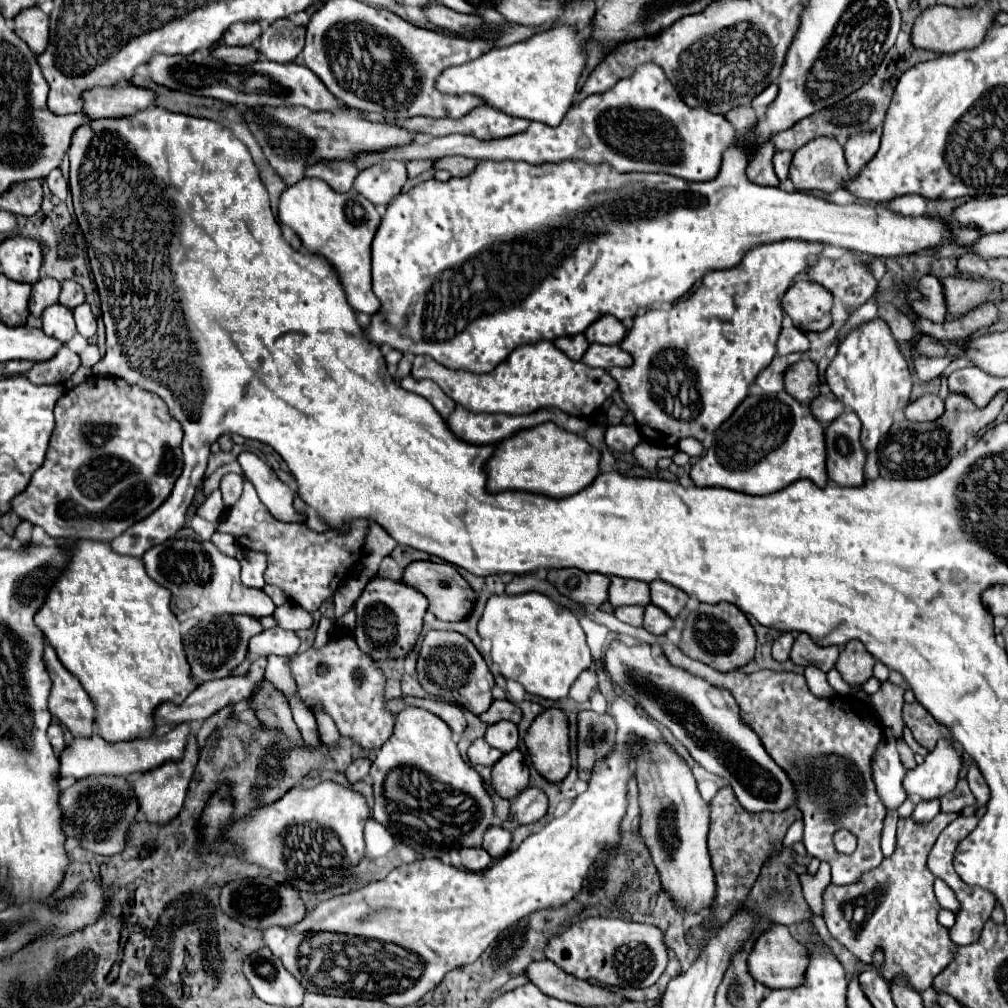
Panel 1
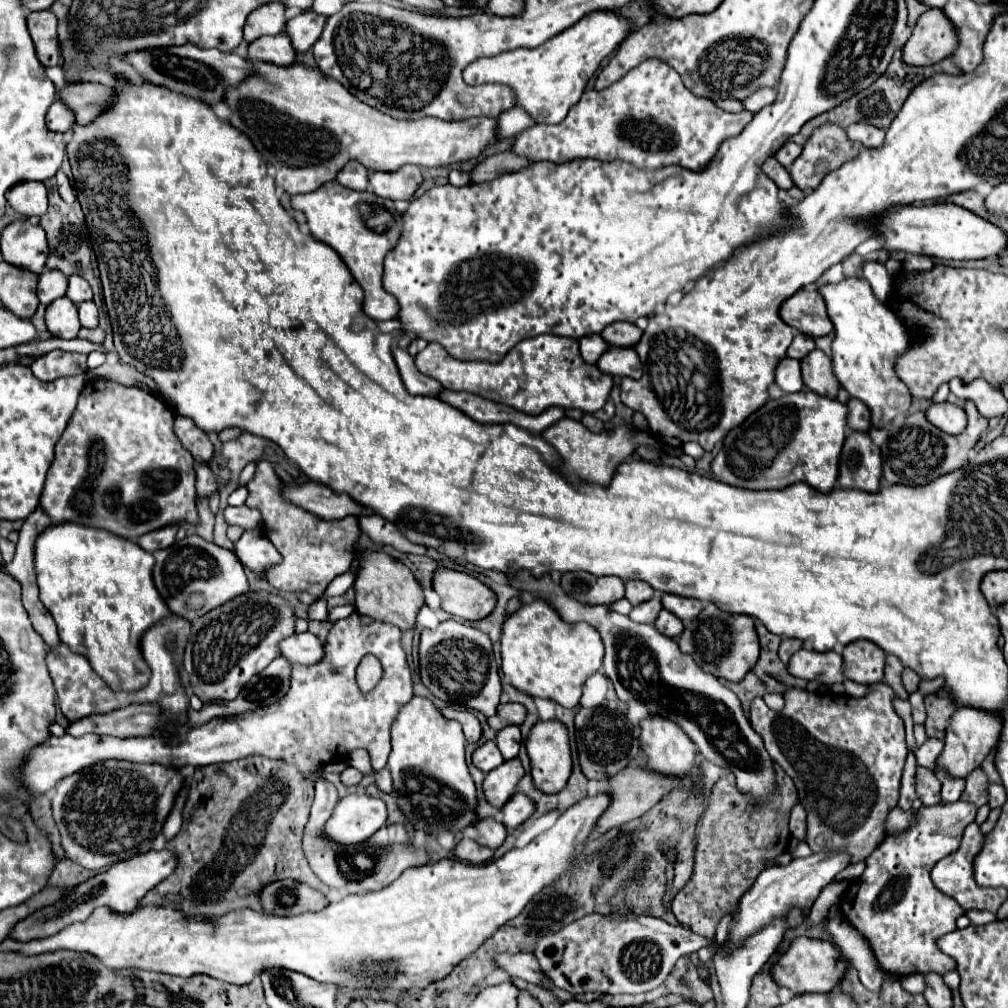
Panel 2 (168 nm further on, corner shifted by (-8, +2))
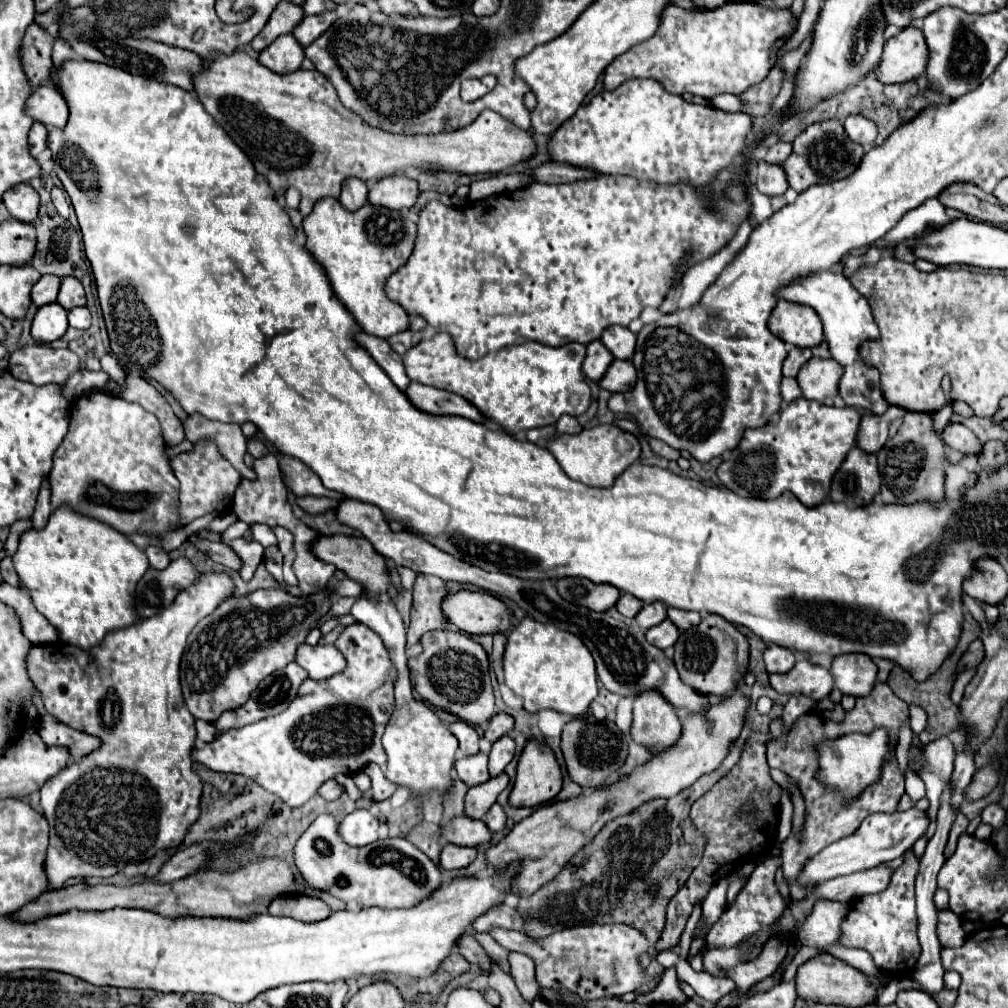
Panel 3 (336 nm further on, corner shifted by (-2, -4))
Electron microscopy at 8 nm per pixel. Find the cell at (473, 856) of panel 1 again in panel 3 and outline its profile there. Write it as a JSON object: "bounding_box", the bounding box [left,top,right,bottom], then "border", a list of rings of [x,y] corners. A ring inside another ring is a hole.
{"bounding_box":[441,844,477,870],"border":[[[447,844],[441,850],[441,866],[445,870],[455,870],[455,868],[465,868],[475,860],[477,850],[469,848],[469,846],[455,846],[455,844]]]}

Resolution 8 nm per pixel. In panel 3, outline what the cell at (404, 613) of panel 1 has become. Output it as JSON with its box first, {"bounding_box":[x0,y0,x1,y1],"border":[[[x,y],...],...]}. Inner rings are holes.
{"bounding_box":[311,534,391,594],"border":[[[333,534],[333,536],[319,536],[315,542],[311,542],[311,552],[327,562],[333,564],[337,570],[345,572],[351,580],[361,582],[365,586],[365,594],[381,594],[385,590],[391,592],[391,582],[389,582],[389,574],[385,568],[385,560],[373,552],[373,546],[369,544],[369,540],[365,540],[363,536],[345,536],[345,534]]]}

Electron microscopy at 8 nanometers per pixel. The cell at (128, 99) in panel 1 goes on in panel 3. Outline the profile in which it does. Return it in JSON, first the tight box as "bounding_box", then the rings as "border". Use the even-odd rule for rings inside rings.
{"bounding_box":[25,84,67,128],"border":[[[43,84],[35,88],[25,102],[25,114],[33,116],[35,122],[45,124],[47,128],[63,128],[67,122],[67,104],[53,84]]]}

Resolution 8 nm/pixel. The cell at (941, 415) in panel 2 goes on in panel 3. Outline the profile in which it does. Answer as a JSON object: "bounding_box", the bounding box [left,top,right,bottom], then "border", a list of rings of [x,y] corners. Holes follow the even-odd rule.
{"bounding_box":[941,424,983,458],"border":[[[949,424],[941,432],[941,440],[949,448],[953,448],[965,456],[977,456],[979,458],[981,450],[983,450],[983,444],[979,442],[979,438],[969,428],[965,428],[963,424]]]}

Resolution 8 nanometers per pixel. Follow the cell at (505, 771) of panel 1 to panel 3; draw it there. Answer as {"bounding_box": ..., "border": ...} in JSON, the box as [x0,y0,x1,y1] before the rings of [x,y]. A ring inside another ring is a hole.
{"bounding_box":[465,774,509,818],"border":[[[499,774],[481,786],[473,786],[465,794],[465,816],[469,818],[483,818],[489,810],[489,806],[495,804],[497,796],[507,788],[509,778],[507,774]]]}

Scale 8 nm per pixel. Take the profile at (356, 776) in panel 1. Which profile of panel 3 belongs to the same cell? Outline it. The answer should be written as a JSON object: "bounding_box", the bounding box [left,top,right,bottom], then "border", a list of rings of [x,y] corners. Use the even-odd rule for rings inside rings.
{"bounding_box":[317,780,343,800],"border":[[[327,780],[327,782],[317,790],[317,794],[323,796],[325,800],[337,800],[337,798],[341,796],[341,792],[343,792],[343,786],[337,784],[335,780]]]}

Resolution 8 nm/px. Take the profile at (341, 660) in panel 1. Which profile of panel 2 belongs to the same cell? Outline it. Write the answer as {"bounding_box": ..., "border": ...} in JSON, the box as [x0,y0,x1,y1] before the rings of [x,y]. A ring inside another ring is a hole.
{"bounding_box":[23,612,413,800],"border":[[[353,612],[333,624],[323,644],[323,652],[323,658],[315,666],[293,666],[289,692],[279,702],[227,718],[213,718],[213,722],[191,728],[183,732],[183,736],[153,734],[125,740],[99,734],[85,734],[79,738],[71,734],[61,738],[51,736],[29,754],[23,782],[27,788],[31,786],[31,794],[45,794],[52,800],[59,780],[105,760],[181,768],[187,764],[207,766],[215,762],[231,762],[251,754],[283,758],[285,762],[295,764],[303,774],[315,774],[329,762],[345,762],[345,754],[353,748],[365,748],[371,756],[371,766],[377,772],[385,768],[391,752],[391,726],[401,706],[413,698],[413,682],[401,648],[401,632],[393,624],[375,622]],[[349,622],[359,622],[359,628]],[[365,654],[375,654],[379,658],[383,664],[383,678],[371,692],[361,694],[355,682],[355,668]]]}

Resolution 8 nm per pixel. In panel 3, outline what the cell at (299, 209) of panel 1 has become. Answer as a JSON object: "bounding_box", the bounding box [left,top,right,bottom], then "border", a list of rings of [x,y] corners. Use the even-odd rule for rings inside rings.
{"bounding_box":[303,198,417,338],"border":[[[325,198],[319,200],[313,212],[303,220],[303,230],[307,234],[307,250],[319,260],[335,296],[353,314],[365,334],[389,338],[409,330],[407,312],[385,296],[385,282],[409,260],[417,236],[415,222],[403,218],[397,210],[371,204],[347,212],[339,200]]]}

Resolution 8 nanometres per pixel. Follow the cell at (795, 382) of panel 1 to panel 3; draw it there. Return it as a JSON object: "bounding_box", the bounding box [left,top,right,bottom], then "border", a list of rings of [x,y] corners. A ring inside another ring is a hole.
{"bounding_box":[797,358,843,406],"border":[[[811,358],[797,374],[797,382],[807,400],[833,406],[843,368],[833,358]]]}

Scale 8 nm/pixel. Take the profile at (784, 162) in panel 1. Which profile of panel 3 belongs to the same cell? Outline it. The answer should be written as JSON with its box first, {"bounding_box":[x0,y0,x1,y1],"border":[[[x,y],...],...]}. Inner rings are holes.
{"bounding_box":[763,140,791,164],"border":[[[777,140],[775,144],[771,144],[771,148],[767,148],[767,152],[763,154],[763,160],[769,164],[783,164],[783,160],[789,154],[791,154],[791,144]]]}

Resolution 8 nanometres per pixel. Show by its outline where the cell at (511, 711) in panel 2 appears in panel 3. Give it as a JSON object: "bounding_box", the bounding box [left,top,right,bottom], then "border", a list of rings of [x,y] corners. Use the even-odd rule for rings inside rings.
{"bounding_box":[483,712,513,742],"border":[[[499,712],[499,714],[495,714],[495,716],[489,720],[487,730],[485,730],[483,736],[485,736],[489,742],[495,742],[495,740],[499,740],[501,736],[509,734],[511,730],[513,730],[513,718],[511,718],[509,714],[505,714],[505,712]]]}

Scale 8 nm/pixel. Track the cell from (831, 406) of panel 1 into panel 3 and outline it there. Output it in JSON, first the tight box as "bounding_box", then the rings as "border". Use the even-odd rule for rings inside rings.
{"bounding_box":[857,406,906,454],"border":[[[890,406],[882,416],[863,416],[857,446],[863,452],[877,454],[889,438],[889,424],[904,416],[906,411],[898,406]]]}

